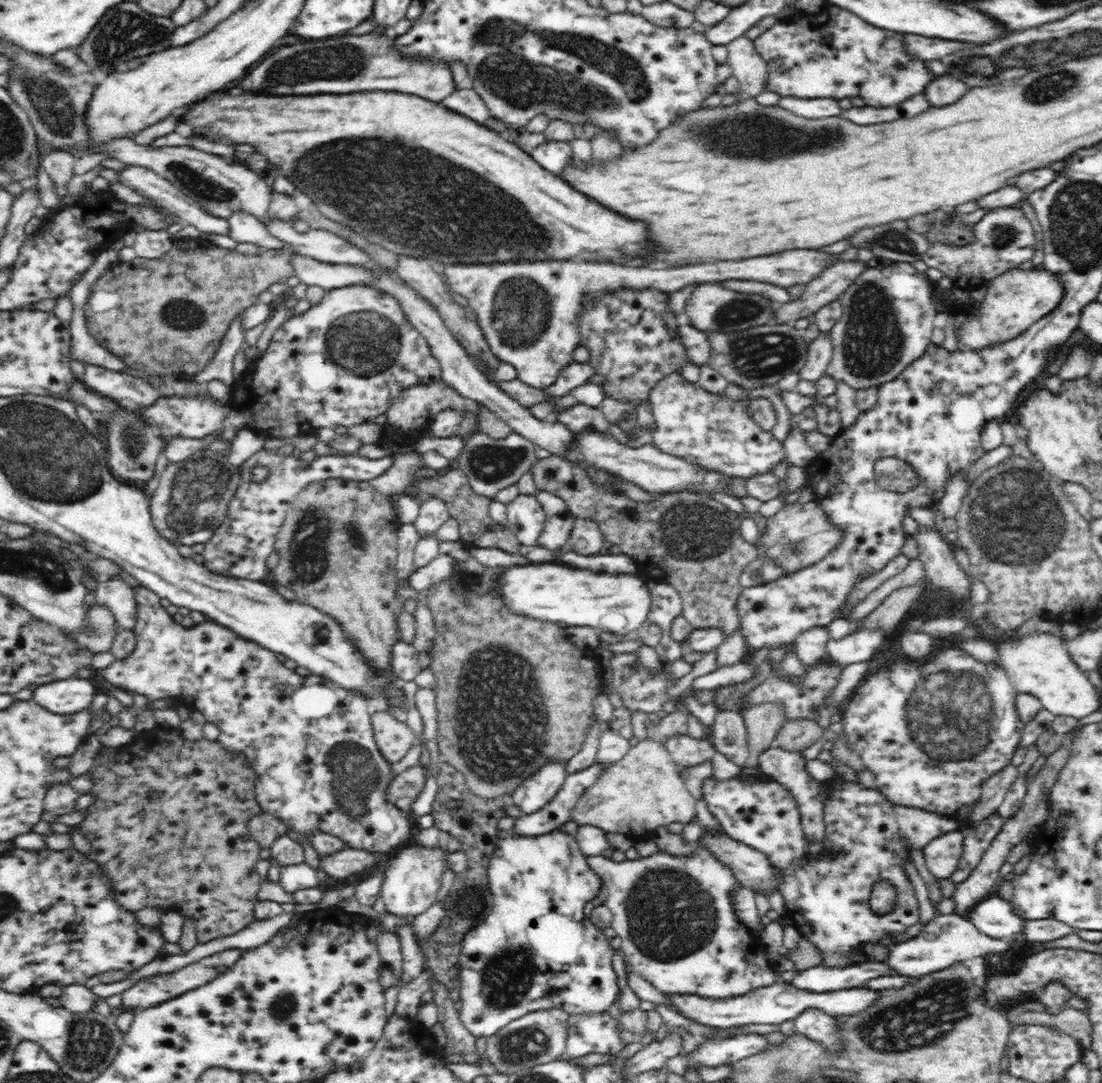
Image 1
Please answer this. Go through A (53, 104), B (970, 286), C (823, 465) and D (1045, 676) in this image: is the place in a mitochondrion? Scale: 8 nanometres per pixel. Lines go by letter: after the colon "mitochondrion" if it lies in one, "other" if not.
A: mitochondrion
B: other
C: other
D: other

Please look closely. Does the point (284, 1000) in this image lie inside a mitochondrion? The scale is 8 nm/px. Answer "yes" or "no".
yes

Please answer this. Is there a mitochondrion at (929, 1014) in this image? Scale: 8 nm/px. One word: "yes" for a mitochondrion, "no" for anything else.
yes

